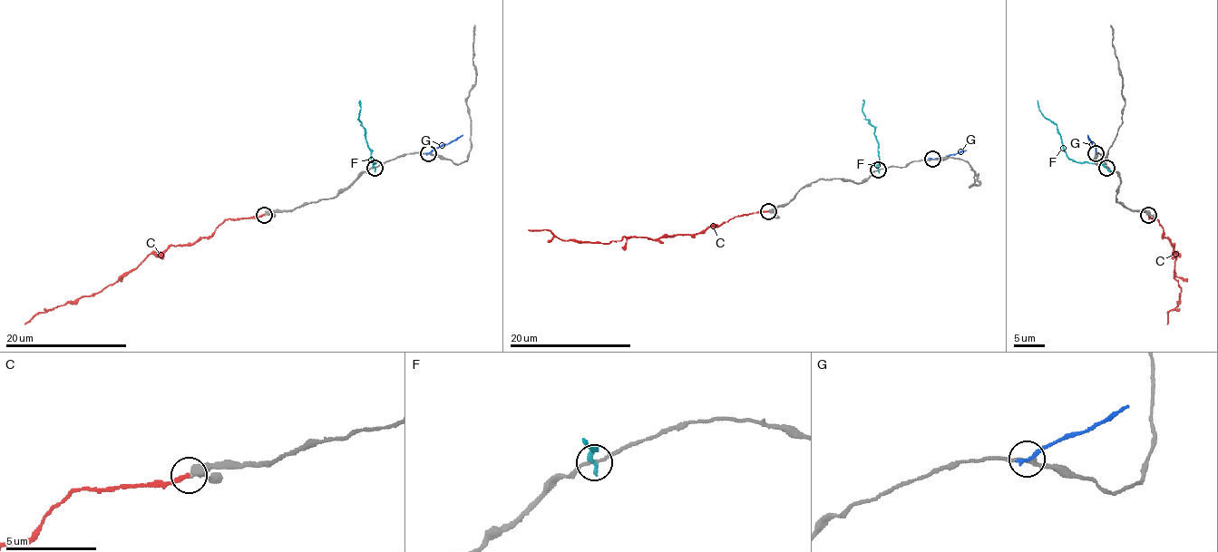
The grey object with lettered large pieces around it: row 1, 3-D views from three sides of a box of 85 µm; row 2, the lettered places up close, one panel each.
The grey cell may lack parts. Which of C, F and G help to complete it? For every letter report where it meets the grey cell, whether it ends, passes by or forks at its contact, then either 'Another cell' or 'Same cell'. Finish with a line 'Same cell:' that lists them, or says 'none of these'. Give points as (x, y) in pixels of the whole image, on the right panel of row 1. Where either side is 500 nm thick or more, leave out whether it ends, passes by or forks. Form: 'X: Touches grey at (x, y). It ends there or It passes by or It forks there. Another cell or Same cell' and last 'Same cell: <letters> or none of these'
C: Touches grey at (1148, 215). It ends there. Same cell
F: Touches grey at (1106, 168). It ends there. Another cell
G: Touches grey at (1096, 153). It ends there. Another cell
Same cell: C

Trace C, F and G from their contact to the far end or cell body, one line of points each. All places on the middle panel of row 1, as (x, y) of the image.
C: (768, 210), (743, 214), (694, 235), (653, 239), (563, 241), (545, 228), (528, 228)
F: (878, 169), (878, 140), (875, 129), (867, 120), (862, 100)
G: (932, 159), (966, 150)

